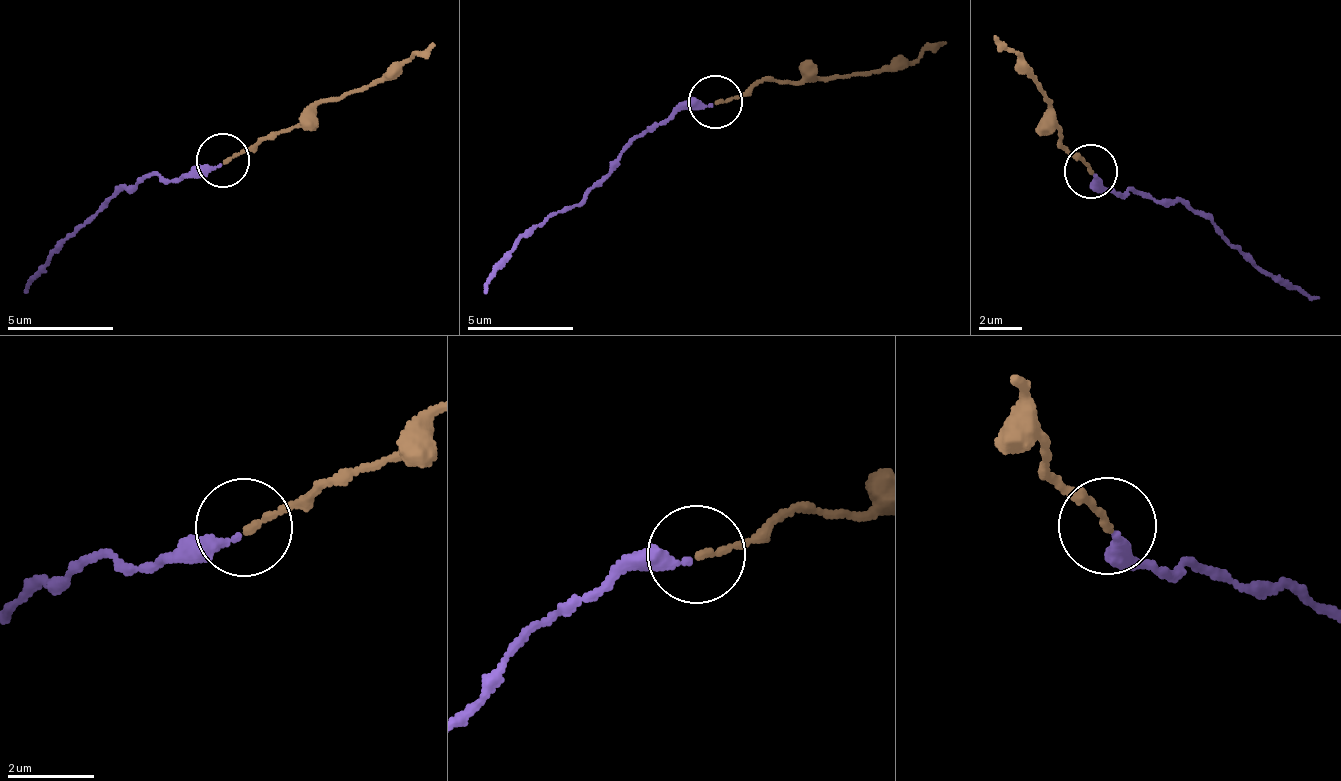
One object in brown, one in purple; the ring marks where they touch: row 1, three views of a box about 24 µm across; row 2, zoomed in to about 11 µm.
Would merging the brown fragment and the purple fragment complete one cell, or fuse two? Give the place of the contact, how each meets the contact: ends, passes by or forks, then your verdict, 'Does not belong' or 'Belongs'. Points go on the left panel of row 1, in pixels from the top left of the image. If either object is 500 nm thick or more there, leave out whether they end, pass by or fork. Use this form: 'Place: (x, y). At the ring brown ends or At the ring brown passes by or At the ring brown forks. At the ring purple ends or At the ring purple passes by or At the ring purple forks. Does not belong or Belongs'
Place: (223, 160). At the ring brown ends. At the ring purple ends. Belongs

